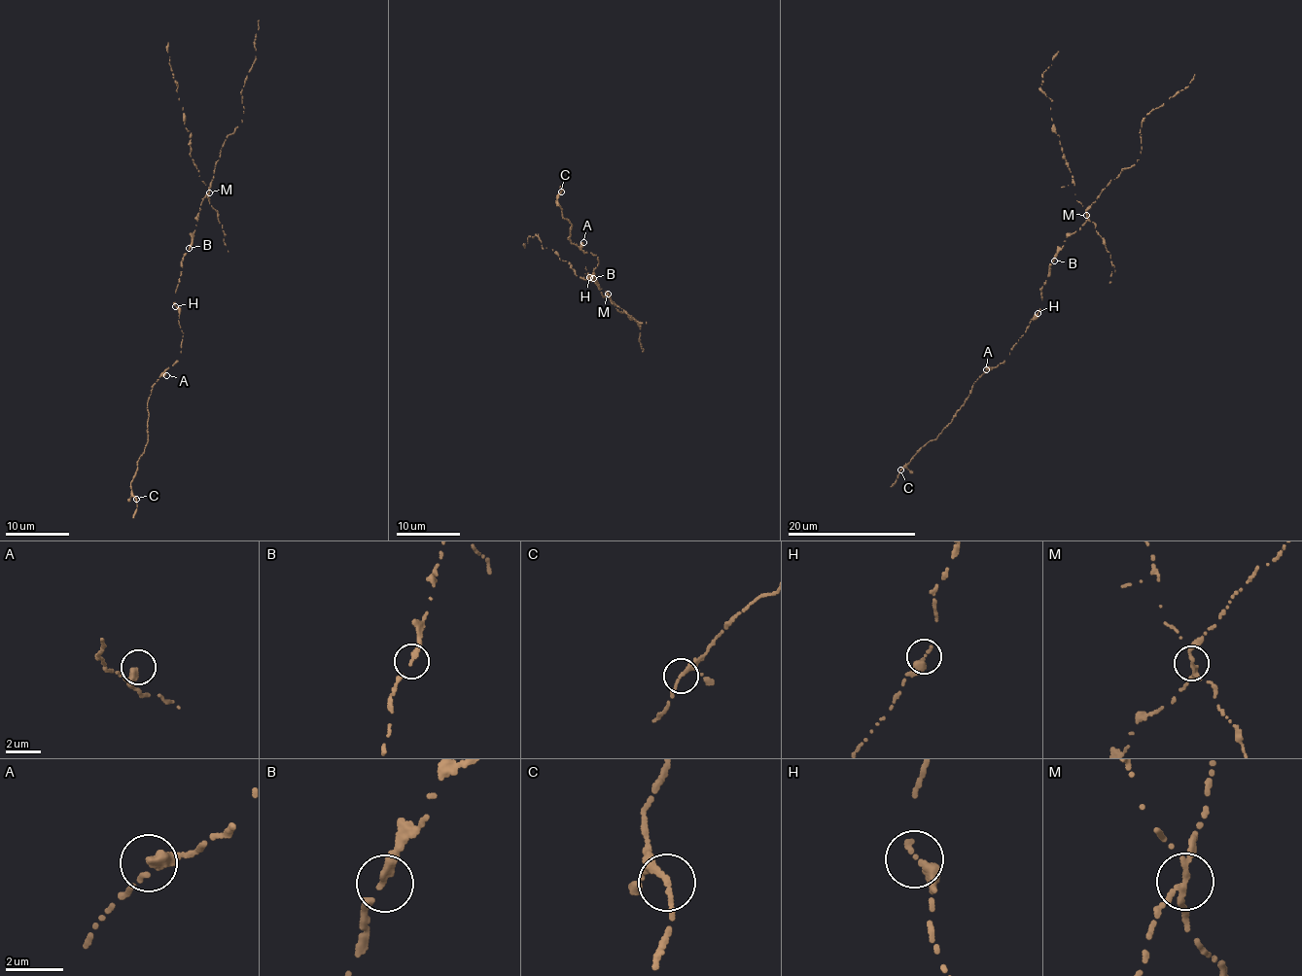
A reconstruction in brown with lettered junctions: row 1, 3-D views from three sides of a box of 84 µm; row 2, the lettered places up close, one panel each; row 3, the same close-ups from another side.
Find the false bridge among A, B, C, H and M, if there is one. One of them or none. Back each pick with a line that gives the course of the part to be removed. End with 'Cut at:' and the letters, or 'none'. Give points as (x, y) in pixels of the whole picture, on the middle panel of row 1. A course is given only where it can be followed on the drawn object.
M: (608, 294), (577, 276), (569, 261), (560, 260), (552, 249), (542, 247), (535, 235), (528, 236), (525, 248)
Cut at: M

